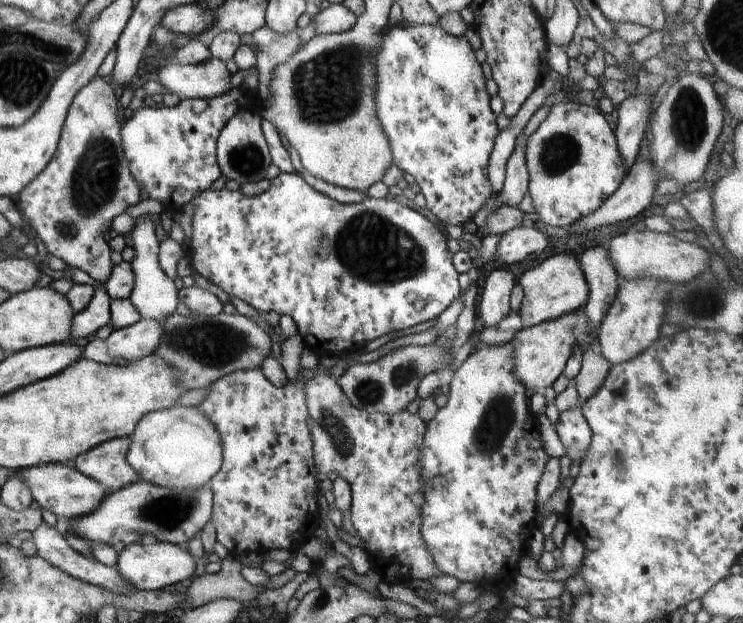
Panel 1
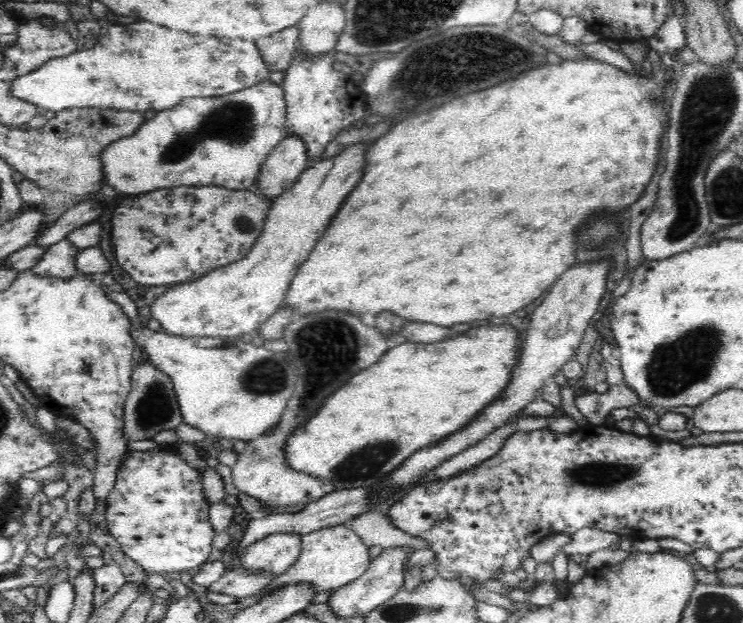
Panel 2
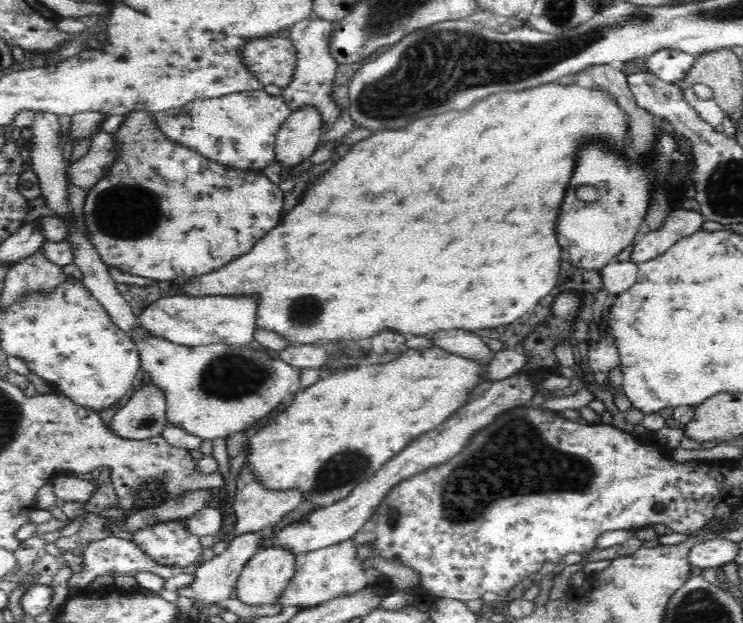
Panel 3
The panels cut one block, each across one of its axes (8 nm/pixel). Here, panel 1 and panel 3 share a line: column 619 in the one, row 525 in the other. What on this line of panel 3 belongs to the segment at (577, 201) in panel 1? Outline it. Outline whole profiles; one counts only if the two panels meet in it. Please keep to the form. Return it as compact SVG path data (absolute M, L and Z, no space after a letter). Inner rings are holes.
M186 517L135 530L129 540L157 564L184 569L202 554L199 537L186 529Z

